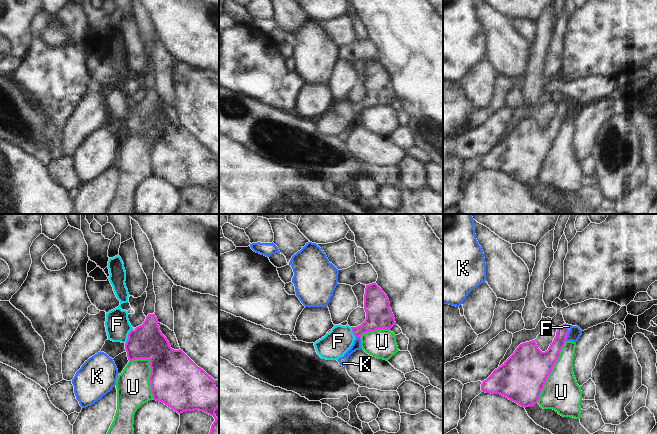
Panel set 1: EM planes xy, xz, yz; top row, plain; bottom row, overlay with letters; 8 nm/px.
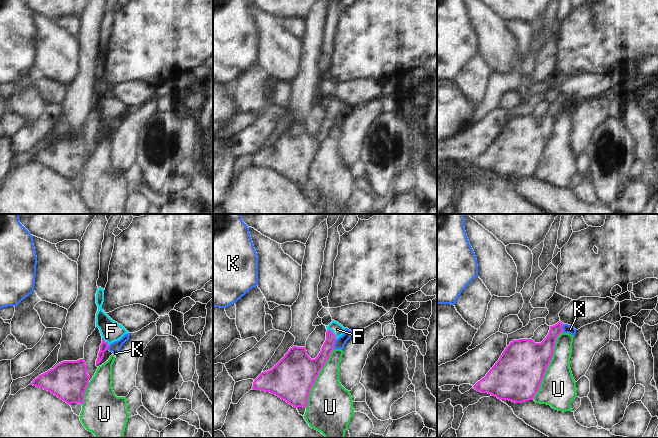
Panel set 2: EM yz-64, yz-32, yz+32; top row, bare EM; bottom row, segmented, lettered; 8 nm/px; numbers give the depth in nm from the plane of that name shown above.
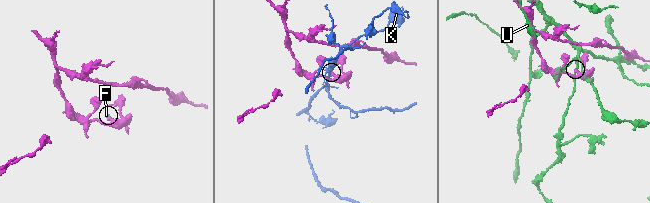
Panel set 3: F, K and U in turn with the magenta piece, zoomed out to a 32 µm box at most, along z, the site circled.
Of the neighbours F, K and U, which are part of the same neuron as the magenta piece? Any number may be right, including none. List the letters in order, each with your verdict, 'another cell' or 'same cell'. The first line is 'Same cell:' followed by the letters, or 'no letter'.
Same cell: F
F: same cell
K: another cell
U: another cell

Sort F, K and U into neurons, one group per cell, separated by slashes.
F / K / U

